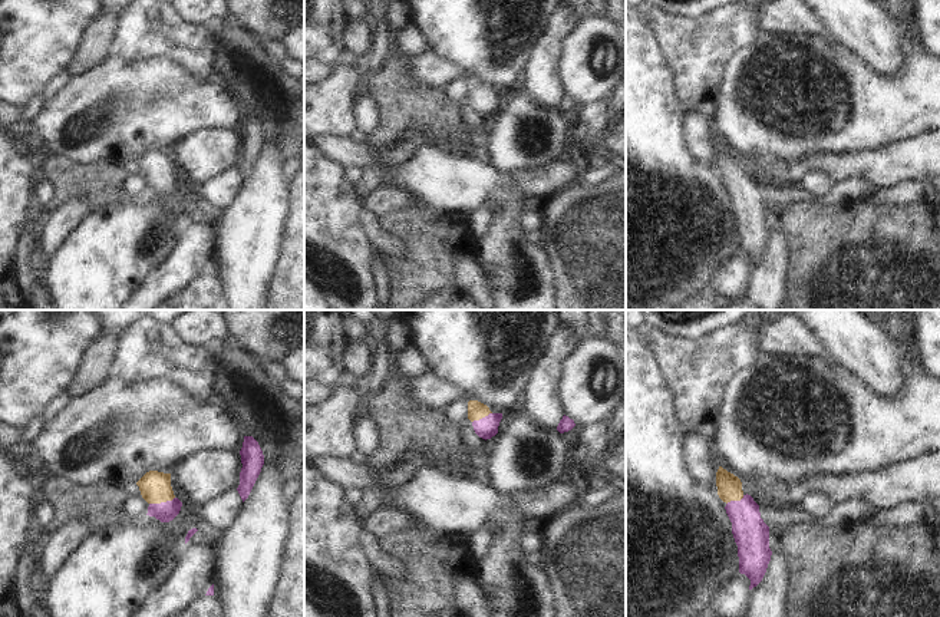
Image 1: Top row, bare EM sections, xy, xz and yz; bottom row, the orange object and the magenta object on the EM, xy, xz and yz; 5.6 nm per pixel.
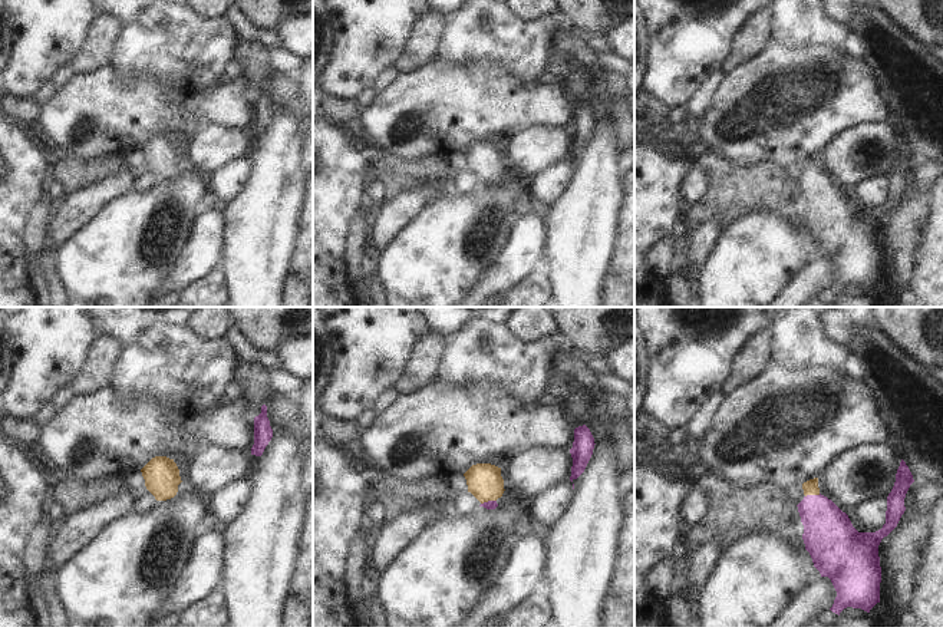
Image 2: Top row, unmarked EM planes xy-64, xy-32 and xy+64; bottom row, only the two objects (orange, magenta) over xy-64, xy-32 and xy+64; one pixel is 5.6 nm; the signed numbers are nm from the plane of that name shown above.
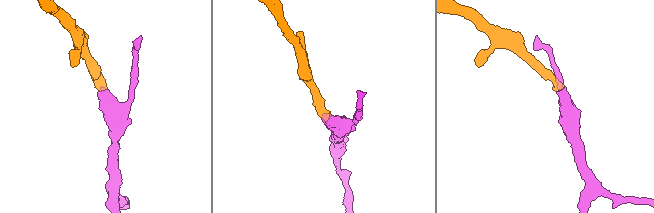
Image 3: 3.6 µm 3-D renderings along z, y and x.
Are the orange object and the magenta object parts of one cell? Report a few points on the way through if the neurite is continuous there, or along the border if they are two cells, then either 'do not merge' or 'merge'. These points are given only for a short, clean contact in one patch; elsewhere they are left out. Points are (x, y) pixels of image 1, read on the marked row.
runs through xy (155, 487), (161, 501), (167, 511); merge

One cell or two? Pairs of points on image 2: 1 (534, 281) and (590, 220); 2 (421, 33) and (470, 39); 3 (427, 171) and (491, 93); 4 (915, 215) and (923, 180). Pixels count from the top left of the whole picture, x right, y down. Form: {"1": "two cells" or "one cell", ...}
{"1": "two cells", "2": "two cells", "3": "two cells", "4": "two cells"}

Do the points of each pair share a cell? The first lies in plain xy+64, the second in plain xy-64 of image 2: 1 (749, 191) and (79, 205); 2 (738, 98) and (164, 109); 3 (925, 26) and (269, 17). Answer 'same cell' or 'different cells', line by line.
1: different cells
2: same cell
3: same cell

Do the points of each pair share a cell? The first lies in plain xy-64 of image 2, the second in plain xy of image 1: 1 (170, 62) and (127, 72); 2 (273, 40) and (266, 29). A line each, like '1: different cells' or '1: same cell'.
1: different cells
2: different cells

